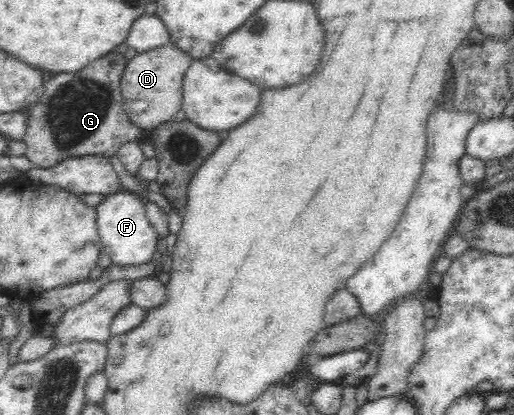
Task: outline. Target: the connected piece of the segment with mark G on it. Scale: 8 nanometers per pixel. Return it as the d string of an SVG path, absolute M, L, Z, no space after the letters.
M114 51L78 72L56 73L43 84L42 96L24 110L28 123L25 157L34 167L50 168L68 156L111 157L123 144L140 138L142 130L126 114L120 94L126 64L124 55Z

